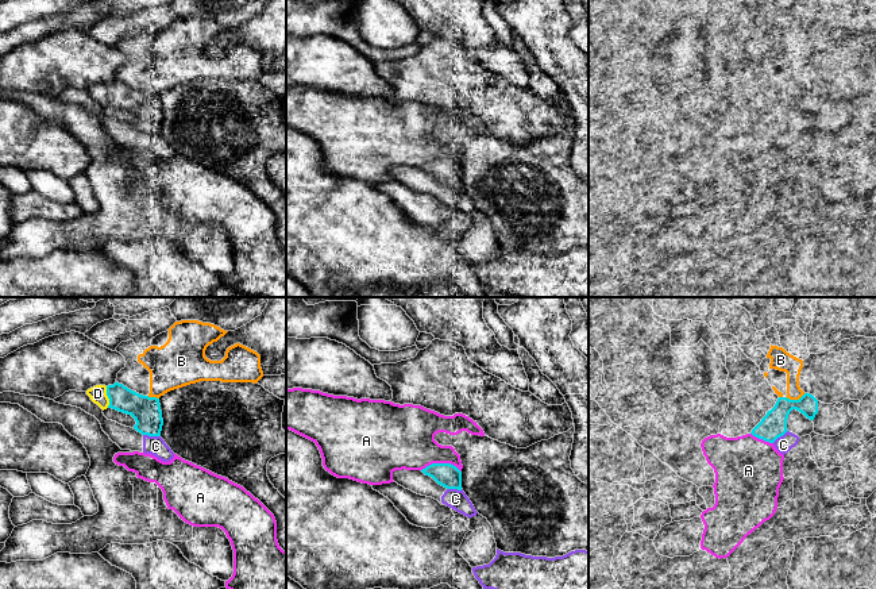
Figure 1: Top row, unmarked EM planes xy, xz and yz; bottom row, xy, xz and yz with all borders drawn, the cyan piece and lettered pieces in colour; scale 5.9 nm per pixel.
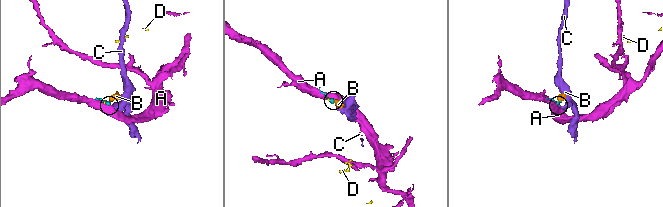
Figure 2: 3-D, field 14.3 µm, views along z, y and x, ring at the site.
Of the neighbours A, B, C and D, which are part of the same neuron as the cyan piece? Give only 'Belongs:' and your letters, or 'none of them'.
Belongs: D

